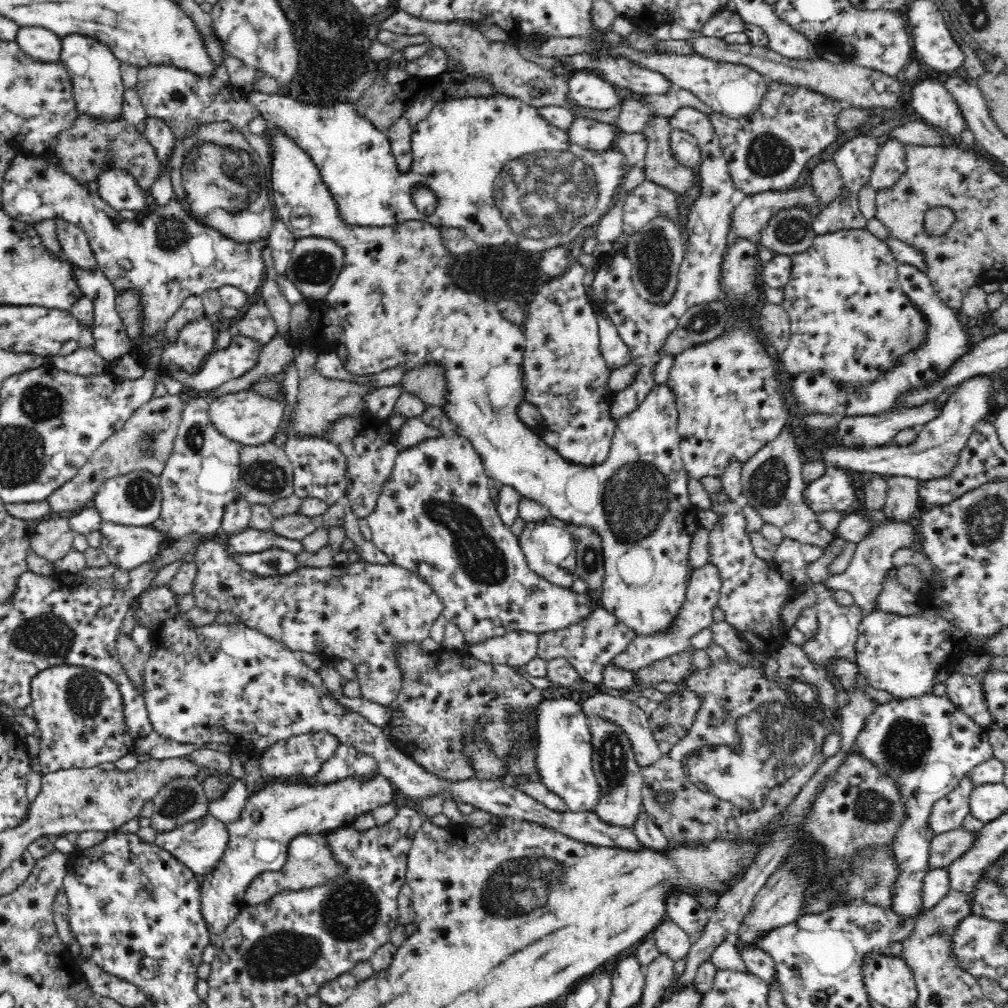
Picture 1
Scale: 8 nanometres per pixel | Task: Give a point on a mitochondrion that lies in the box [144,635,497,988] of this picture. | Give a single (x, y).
(352, 910)

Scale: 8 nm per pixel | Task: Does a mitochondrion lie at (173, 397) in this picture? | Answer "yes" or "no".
no

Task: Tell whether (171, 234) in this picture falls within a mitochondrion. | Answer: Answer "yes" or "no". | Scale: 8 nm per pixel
yes

